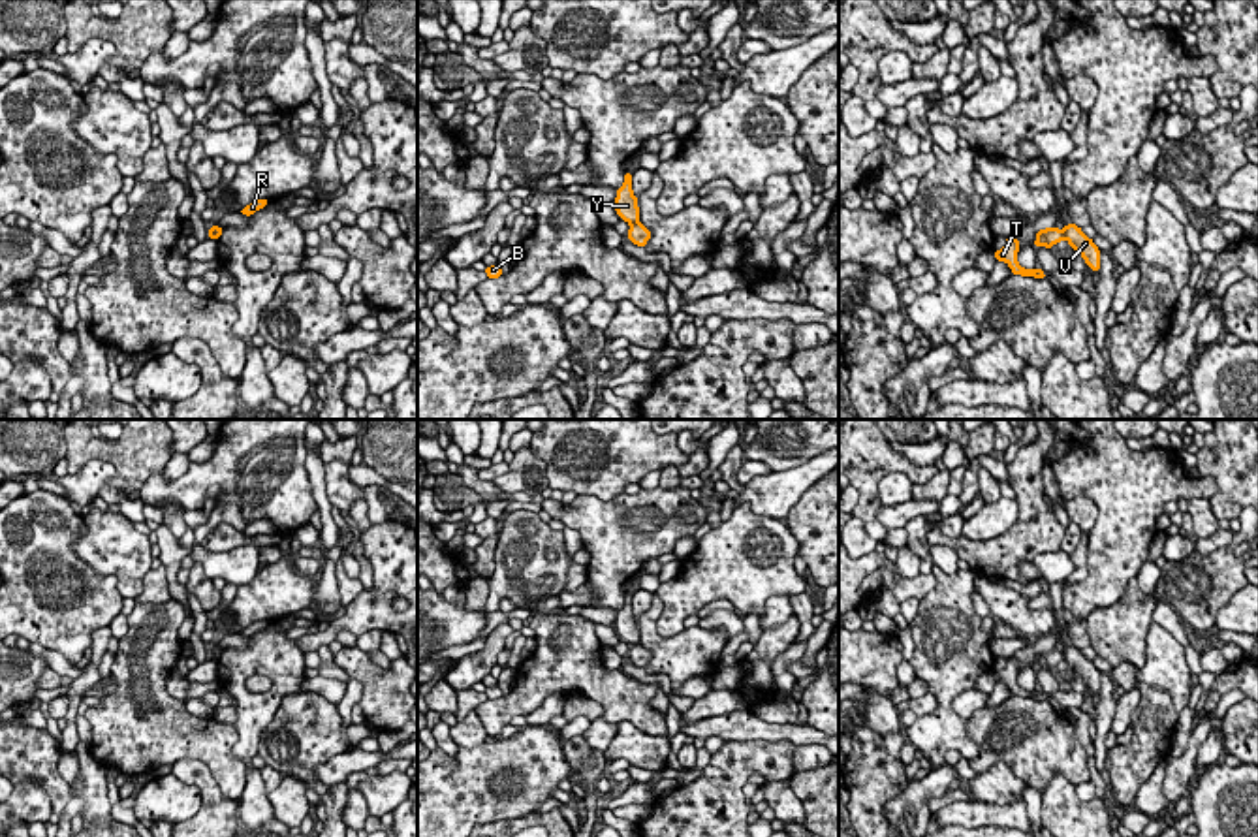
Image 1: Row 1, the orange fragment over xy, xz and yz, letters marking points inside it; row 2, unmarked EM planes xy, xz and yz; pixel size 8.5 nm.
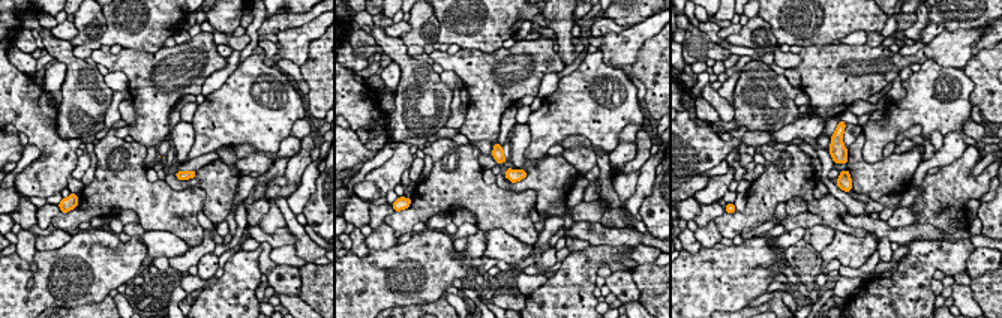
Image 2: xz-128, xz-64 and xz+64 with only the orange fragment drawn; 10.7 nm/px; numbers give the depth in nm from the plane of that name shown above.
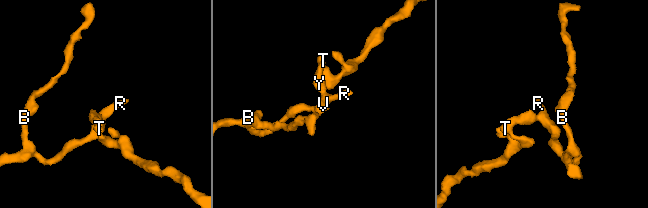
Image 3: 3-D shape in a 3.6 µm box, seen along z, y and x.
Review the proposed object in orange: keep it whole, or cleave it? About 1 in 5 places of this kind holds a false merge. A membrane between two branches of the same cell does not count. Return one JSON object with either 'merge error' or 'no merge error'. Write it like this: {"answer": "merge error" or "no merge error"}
{"answer": "merge error"}

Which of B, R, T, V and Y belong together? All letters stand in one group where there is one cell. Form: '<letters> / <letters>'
B R V / T Y

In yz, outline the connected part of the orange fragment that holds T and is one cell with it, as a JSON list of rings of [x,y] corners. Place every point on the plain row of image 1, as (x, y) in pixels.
[[[1014,656],[1006,658],[1006,668],[1000,671],[995,671],[995,681],[1006,683],[1014,696],[1036,698],[1040,702],[1046,700],[1046,694],[1042,690],[1023,690],[1017,685],[1019,666],[1021,666],[1021,662],[1017,662]]]

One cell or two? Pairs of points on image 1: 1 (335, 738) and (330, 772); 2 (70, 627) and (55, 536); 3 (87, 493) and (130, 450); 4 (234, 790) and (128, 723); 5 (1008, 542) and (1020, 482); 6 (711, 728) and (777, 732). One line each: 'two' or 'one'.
1: two
2: one
3: two
4: one
5: one
6: one

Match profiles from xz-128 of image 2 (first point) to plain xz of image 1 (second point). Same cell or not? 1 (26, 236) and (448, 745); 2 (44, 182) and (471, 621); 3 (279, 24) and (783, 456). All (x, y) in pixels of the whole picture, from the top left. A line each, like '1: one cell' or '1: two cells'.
1: one cell
2: two cells
3: two cells

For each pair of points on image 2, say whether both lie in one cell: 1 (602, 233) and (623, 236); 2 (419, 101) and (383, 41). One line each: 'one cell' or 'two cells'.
1: one cell
2: one cell

